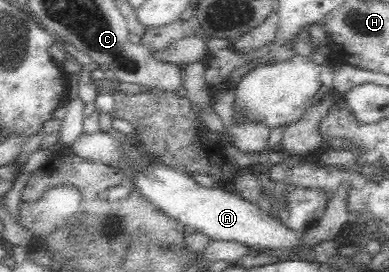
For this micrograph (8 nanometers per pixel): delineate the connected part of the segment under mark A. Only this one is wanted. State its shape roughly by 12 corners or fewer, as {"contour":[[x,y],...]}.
{"contour":[[166,165],[134,175],[143,196],[212,241],[298,249],[304,235],[227,186]]}

